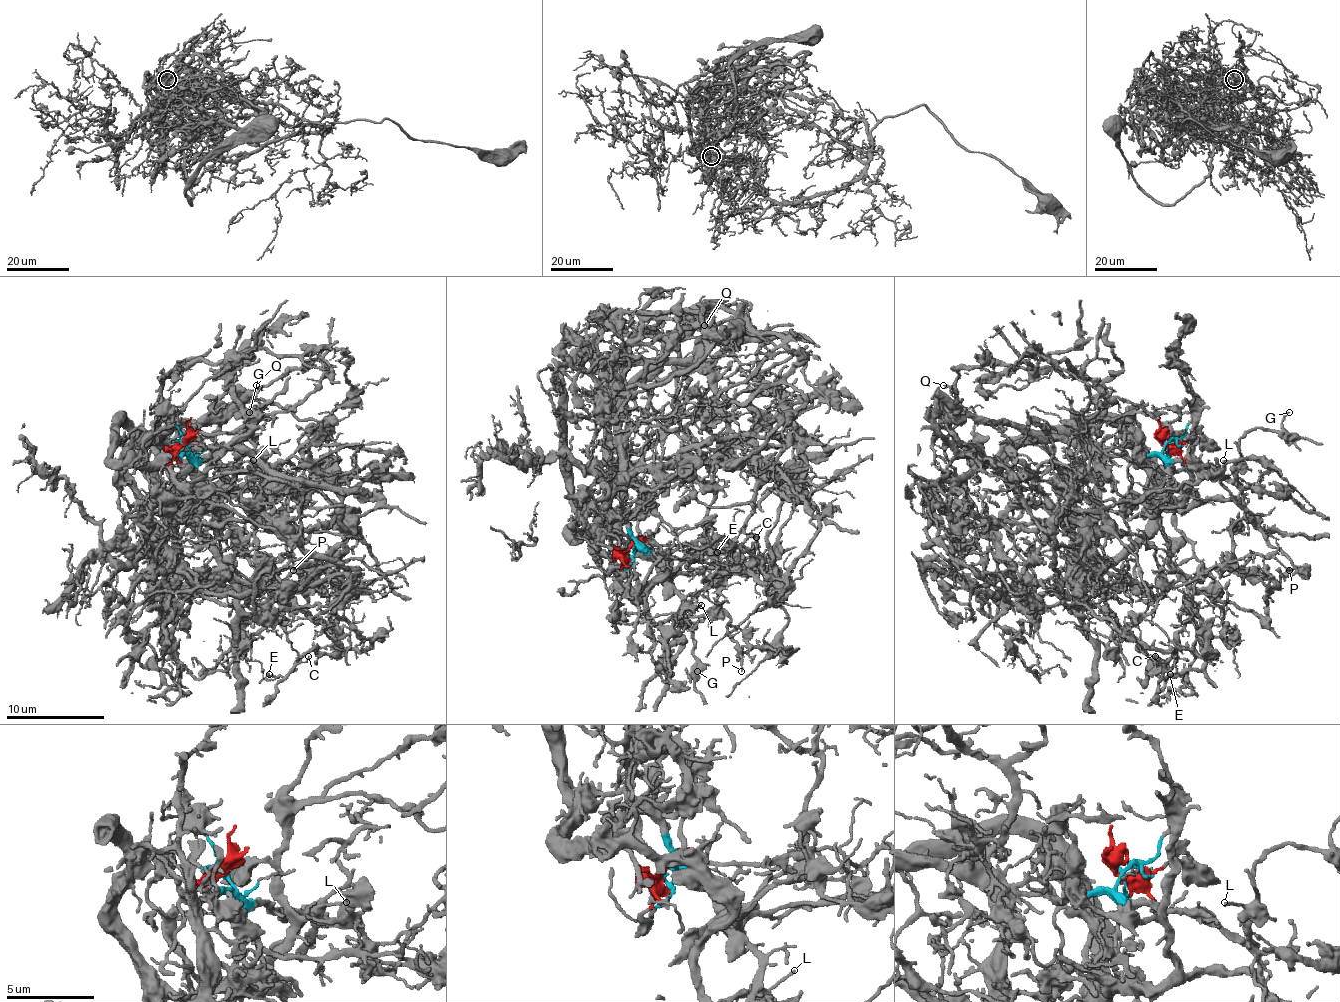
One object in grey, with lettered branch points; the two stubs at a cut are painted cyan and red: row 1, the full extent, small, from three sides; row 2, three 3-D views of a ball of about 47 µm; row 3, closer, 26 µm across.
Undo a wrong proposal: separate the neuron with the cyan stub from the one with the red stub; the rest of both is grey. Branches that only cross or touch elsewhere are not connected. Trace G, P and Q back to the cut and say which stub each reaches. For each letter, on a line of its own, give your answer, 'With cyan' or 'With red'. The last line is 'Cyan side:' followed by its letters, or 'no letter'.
G: With red
P: With red
Q: With cyan
Cyan side: Q

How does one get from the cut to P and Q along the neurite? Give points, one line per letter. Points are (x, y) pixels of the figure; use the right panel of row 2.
P: (1164, 440), (1189, 467), (1196, 437), (1191, 487), (1243, 506), (1233, 560), (1272, 555), (1290, 570)
Q: (1164, 437), (1159, 452), (1083, 452), (955, 413), (955, 395), (943, 386)

